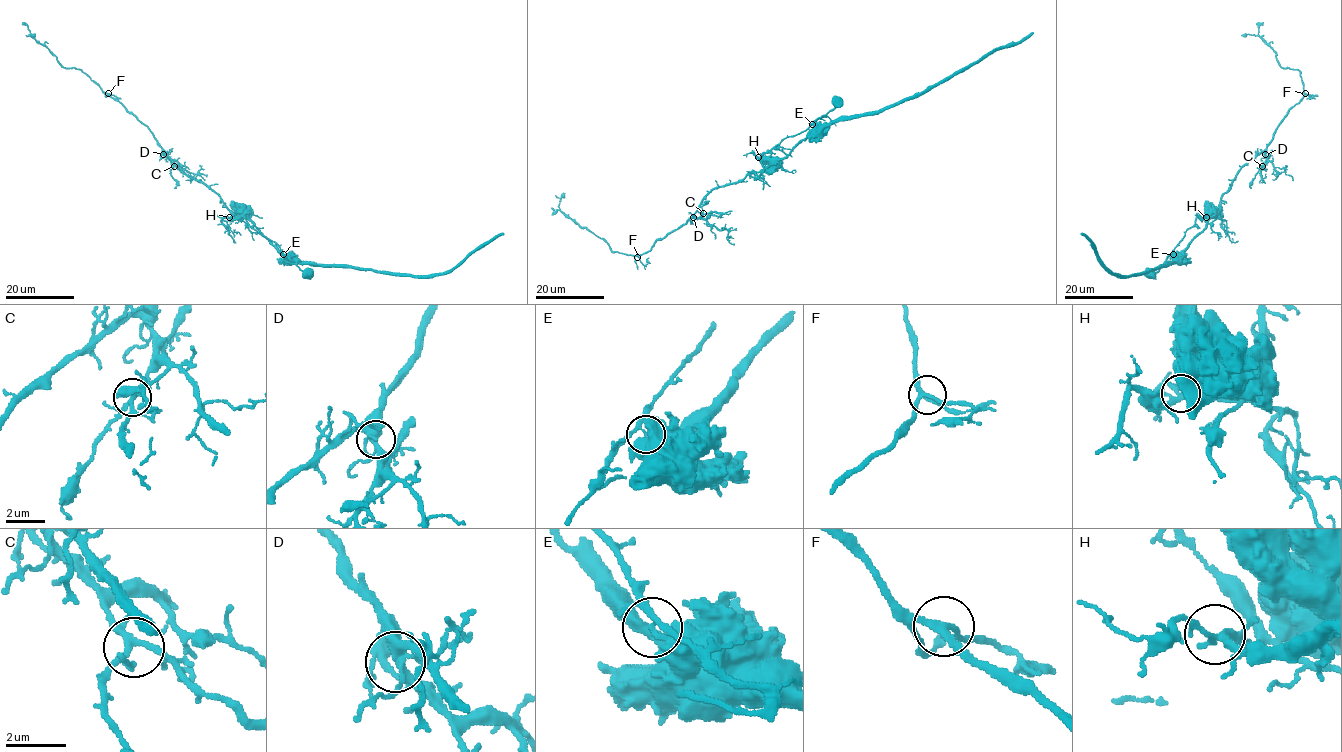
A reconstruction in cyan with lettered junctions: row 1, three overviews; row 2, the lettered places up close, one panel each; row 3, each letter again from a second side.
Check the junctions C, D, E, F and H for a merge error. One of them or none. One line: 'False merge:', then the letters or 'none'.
False merge: E

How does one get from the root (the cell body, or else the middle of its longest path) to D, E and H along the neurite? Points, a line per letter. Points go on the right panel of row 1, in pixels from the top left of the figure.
D: (1218, 212), (1220, 198), (1230, 187), (1235, 174), (1262, 152), (1265, 154)
E: (1218, 212), (1178, 256), (1172, 254)
H: (1218, 212), (1215, 218), (1206, 217)

